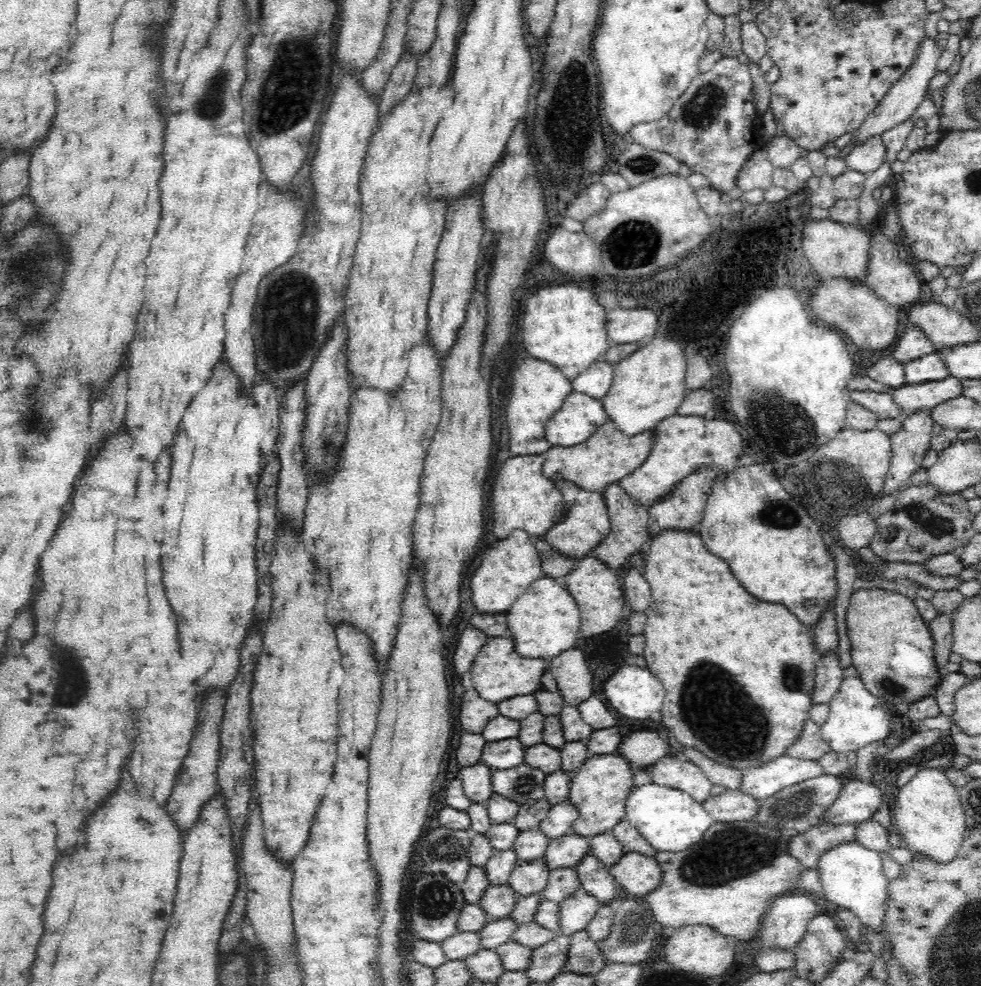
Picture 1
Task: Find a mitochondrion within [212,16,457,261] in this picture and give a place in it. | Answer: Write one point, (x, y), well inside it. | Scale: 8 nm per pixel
(295, 76)

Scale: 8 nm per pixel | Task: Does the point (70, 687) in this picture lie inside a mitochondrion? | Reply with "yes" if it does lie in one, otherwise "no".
yes

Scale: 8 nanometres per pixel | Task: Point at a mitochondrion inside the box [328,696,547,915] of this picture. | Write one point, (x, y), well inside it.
(446, 848)

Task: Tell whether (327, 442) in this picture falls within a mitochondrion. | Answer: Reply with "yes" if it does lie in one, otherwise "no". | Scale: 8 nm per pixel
yes

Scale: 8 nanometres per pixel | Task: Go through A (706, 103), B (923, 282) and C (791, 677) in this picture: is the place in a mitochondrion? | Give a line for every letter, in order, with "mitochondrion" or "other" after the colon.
A: mitochondrion
B: other
C: mitochondrion

